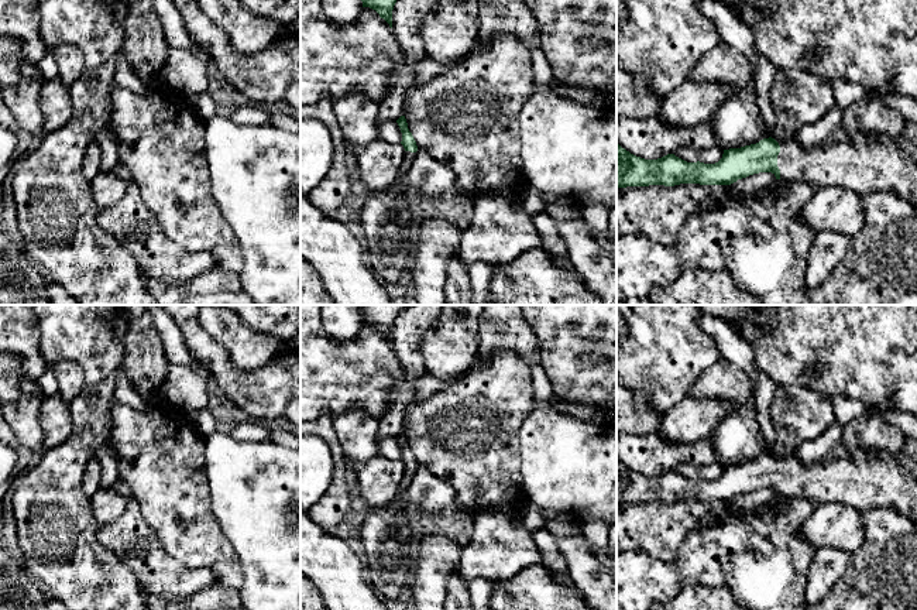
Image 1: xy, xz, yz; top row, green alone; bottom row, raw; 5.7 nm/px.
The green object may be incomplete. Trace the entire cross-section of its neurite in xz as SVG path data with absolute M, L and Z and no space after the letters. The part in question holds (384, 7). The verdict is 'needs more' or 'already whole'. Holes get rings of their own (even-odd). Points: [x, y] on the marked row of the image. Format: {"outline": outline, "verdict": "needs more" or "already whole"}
{"outline": "M361 0L363 7L375 10L381 18L384 18L392 28L392 10L396 0Z", "verdict": "already whole"}

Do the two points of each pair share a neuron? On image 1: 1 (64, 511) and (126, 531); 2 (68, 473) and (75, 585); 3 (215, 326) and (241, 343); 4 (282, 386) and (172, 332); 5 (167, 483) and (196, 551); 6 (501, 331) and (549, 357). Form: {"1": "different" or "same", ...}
{"1": "different", "2": "same", "3": "same", "4": "different", "5": "same", "6": "different"}

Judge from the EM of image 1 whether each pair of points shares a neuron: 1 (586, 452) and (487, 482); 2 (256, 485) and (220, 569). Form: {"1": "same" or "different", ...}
{"1": "different", "2": "different"}

